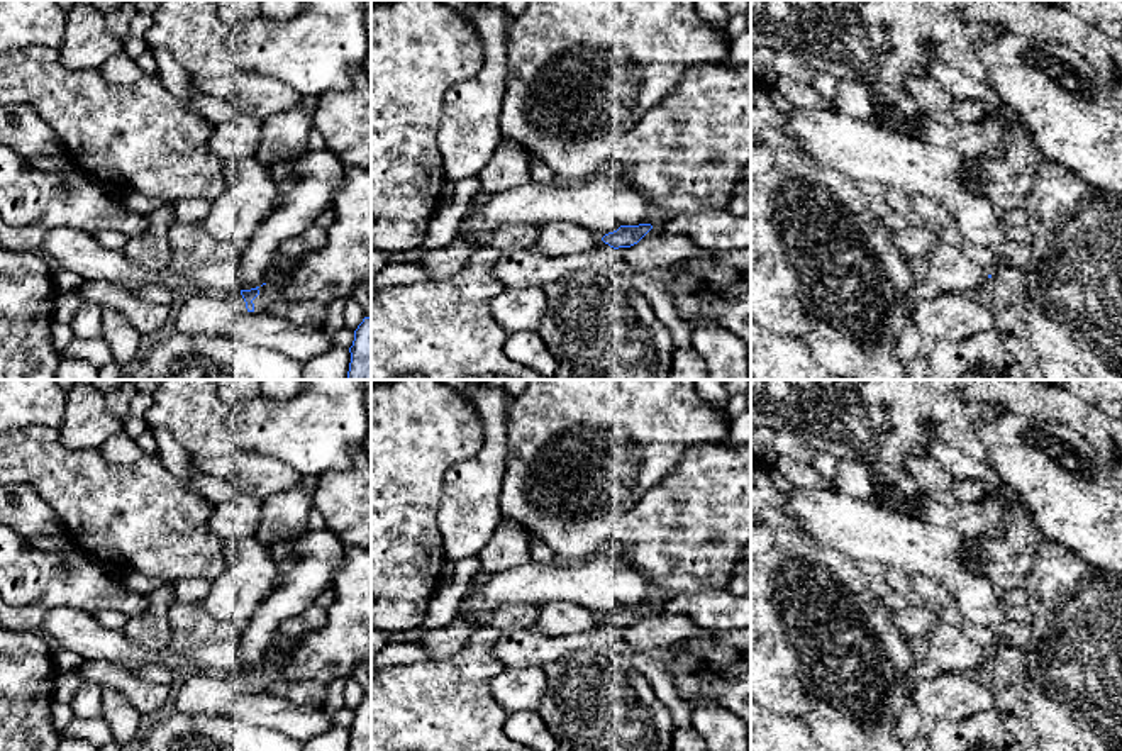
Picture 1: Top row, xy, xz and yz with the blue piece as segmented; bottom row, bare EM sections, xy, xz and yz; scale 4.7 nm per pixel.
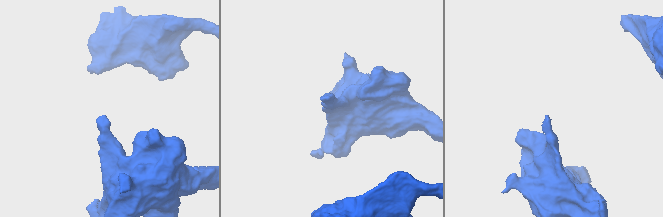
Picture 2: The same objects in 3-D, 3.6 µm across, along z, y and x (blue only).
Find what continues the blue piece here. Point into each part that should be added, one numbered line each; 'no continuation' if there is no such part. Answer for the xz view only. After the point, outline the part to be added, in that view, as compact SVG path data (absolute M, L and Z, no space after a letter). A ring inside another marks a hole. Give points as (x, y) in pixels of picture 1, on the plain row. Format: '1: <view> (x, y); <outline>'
1: xz (519, 648); M603 620L583 632L563 636L549 636L537 627L517 627L497 634L493 656L508 670L544 668L573 651L608 653L615 639L615 629Z

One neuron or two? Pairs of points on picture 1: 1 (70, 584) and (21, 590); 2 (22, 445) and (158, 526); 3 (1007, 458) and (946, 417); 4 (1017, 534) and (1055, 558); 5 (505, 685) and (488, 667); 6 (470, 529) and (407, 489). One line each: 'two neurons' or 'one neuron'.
1: one neuron
2: one neuron
3: two neurons
4: two neurons
5: two neurons
6: two neurons

